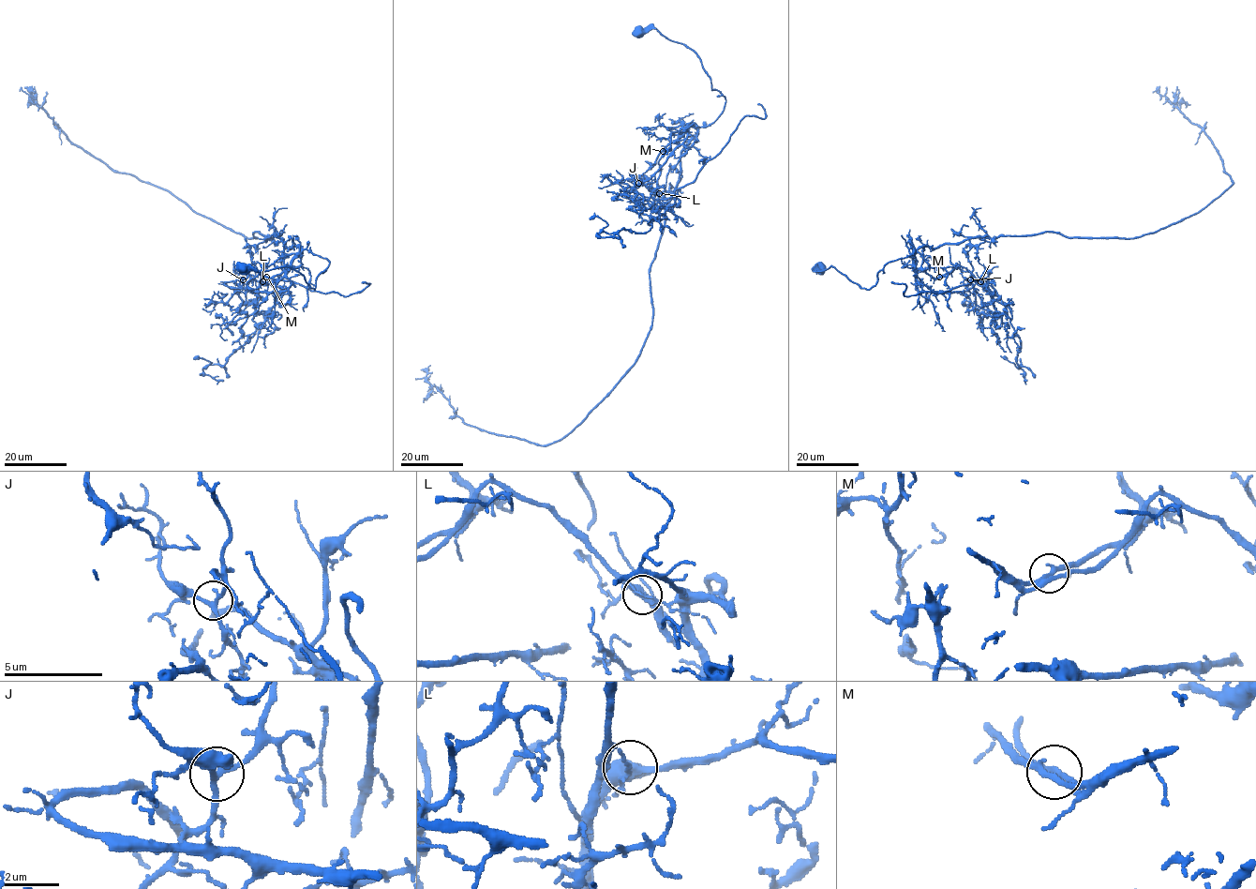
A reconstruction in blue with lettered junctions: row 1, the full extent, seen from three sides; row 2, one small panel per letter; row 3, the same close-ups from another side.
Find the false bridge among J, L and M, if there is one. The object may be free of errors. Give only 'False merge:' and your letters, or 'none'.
False merge: L

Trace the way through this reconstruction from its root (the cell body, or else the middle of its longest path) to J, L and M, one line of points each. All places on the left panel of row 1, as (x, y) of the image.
J: (242, 268), (291, 266), (315, 289), (330, 263), (304, 249), (285, 291), (245, 293), (243, 279)
L: (242, 268), (291, 266), (315, 289), (330, 263), (304, 249), (269, 278), (264, 263), (263, 282)
M: (242, 268), (268, 271), (291, 266), (315, 289), (316, 278), (330, 263), (304, 249), (288, 269), (266, 277)

